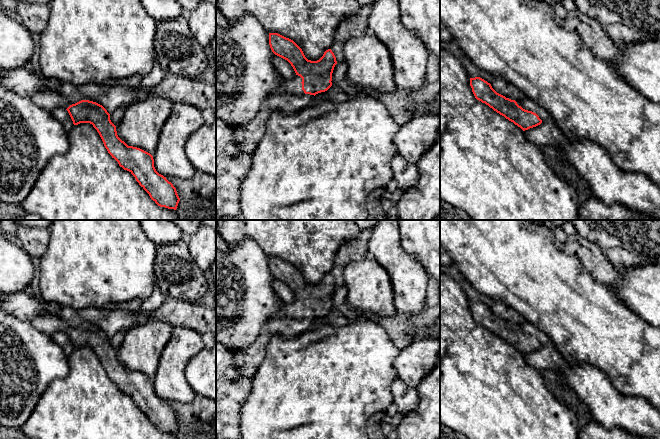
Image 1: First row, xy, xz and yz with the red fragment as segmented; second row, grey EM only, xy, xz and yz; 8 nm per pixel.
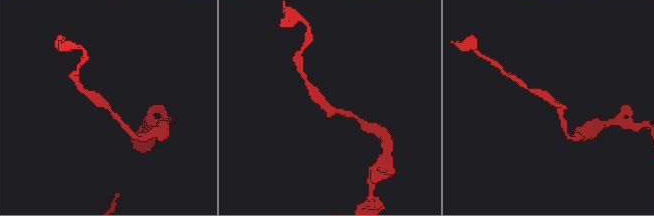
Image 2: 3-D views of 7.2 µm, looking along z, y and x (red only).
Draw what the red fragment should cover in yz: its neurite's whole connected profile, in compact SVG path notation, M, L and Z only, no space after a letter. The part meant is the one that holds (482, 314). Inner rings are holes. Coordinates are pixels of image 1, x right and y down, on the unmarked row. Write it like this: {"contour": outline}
{"contour": "M480 301L470 302L470 310L477 324L488 329L494 335L520 351L523 355L536 351L551 341L549 336L547 336L544 332L540 331L536 326L525 319L520 318L516 325L511 324L497 317L492 312L490 307Z"}

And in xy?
{"contour": "M43 312L37 314L32 322L40 332L49 336L56 332L68 335L73 348L90 347L99 357L108 377L120 391L129 395L150 422L160 431L177 433L180 422L176 412L154 391L153 380L137 371L128 370L116 355L110 344L110 338L100 328L81 324L74 327L63 321L58 315Z"}

